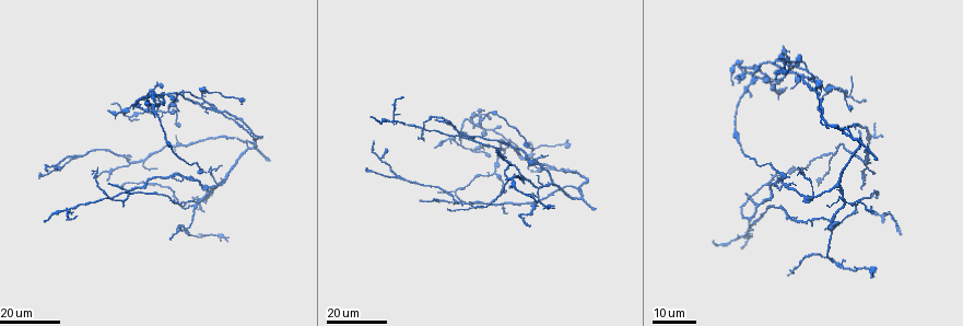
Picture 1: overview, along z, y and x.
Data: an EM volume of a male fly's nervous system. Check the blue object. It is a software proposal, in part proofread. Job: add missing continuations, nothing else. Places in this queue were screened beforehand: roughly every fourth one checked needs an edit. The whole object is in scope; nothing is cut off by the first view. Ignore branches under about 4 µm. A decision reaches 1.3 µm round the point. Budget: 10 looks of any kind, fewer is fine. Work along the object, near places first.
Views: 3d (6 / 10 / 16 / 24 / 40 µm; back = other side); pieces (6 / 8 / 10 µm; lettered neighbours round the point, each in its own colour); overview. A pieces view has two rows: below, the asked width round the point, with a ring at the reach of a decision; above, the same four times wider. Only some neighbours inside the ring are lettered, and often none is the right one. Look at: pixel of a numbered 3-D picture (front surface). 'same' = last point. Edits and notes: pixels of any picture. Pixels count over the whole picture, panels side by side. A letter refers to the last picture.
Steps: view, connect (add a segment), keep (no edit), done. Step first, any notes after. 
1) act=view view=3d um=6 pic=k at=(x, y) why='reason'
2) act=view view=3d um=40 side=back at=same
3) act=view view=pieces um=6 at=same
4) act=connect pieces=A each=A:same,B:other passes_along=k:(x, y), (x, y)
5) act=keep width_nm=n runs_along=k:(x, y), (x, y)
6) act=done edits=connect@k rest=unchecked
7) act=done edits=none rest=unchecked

act=view view=3d um=24 pic=1 at=(403, 98) why='end of a long branch'

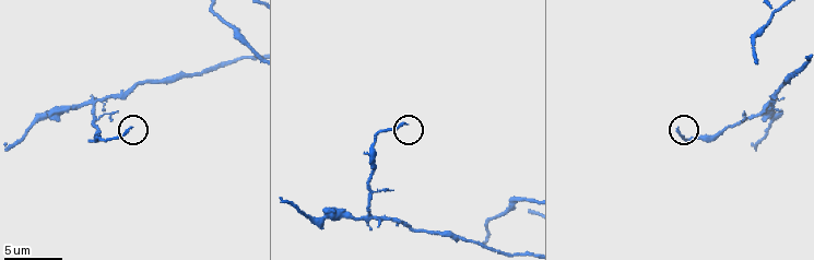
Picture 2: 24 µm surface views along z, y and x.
act=view view=pieces um=6 pic=2 at=(678, 127) why='see the neighbours'

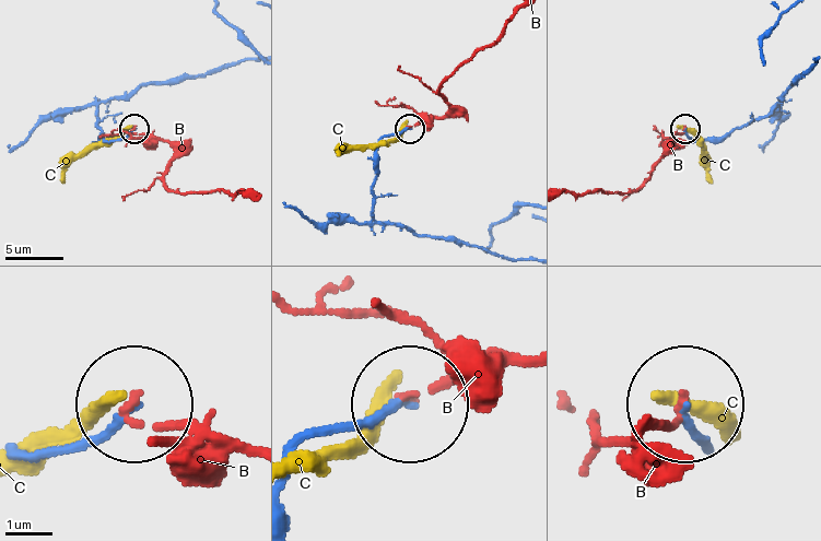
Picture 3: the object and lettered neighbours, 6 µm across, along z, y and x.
act=keep each=B:other,C:other runs_along=3:(162, 83), (100, 104), (102, 139), (133, 129) found='no lettered segment goes on from it'

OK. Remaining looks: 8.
act=view view=3d um=24 pic=1 at=(365, 168) why='branch stops here'

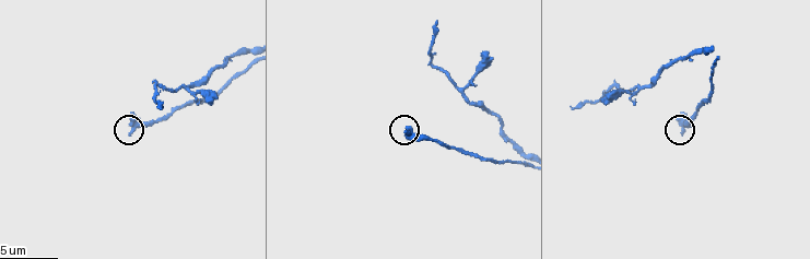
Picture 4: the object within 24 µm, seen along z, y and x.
act=view view=pieces um=6 pic=4 at=(130, 135)

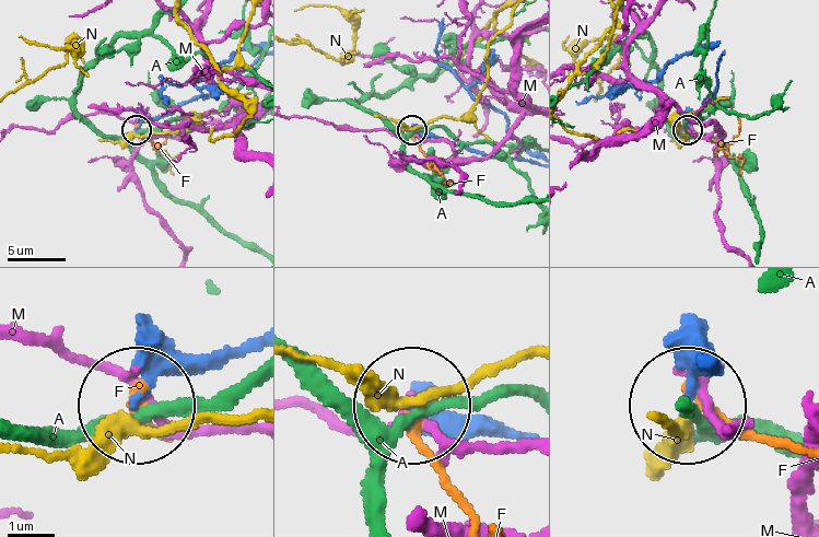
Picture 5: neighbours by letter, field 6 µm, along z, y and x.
act=keep width_nm=180 each=A:other,F:other,M:other,N:other runs_along=5:(246, 346), (187, 357), (144, 396) found='no lettered segment goes on from it'

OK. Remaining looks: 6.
act=view view=3d um=24 pic=1 at=(437, 191) why='an open end'

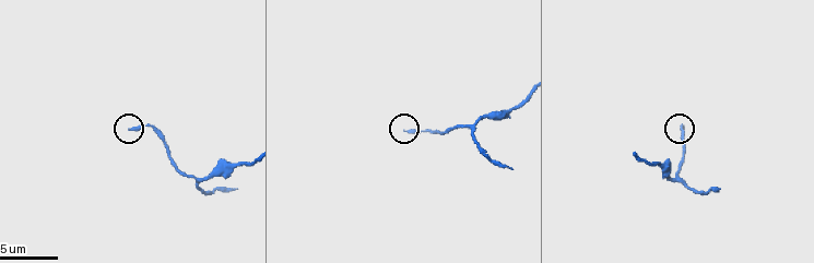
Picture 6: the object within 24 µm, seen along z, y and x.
act=view view=pieces um=6 pic=6 at=(406, 131) why='see the neighbours'

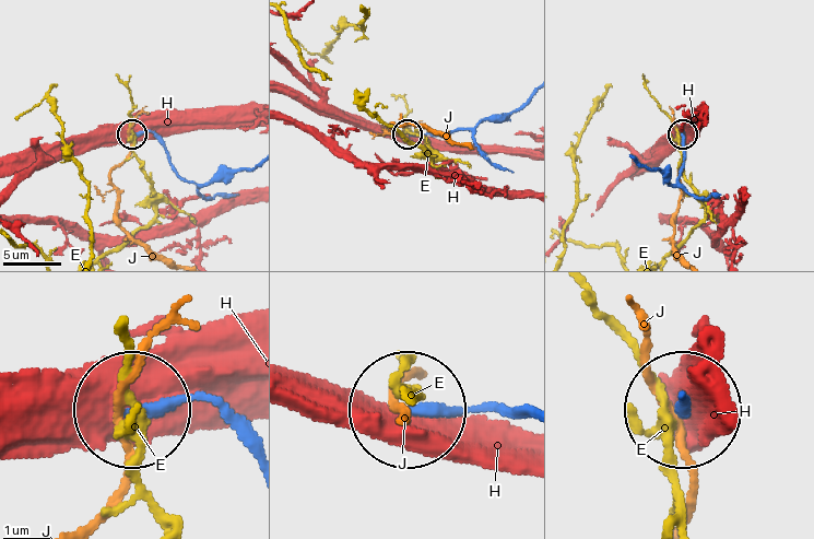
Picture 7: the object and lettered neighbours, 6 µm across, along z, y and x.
act=keep each=E:other,H:other,J:other found='no lettered segment goes on from it'

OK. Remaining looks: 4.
act=view view=3d um=24 pic=1 at=(97, 166) why='thin end'

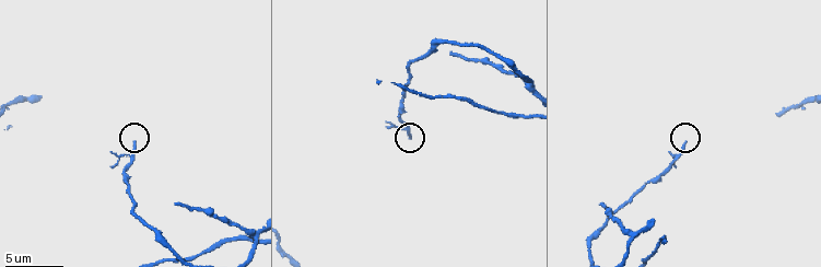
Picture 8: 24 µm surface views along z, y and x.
act=view view=3d um=10 pic=8 at=(411, 138)

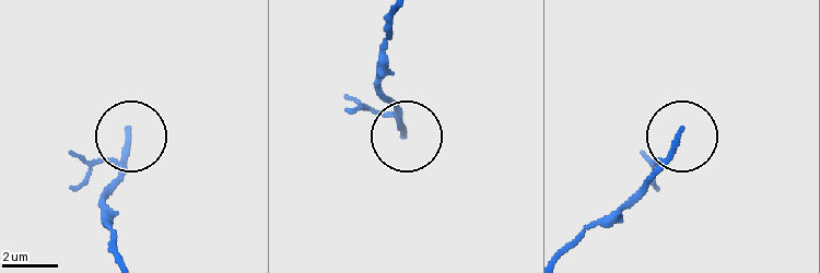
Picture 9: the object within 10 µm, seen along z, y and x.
act=view view=pieces um=10 pic=9 at=(400, 133)

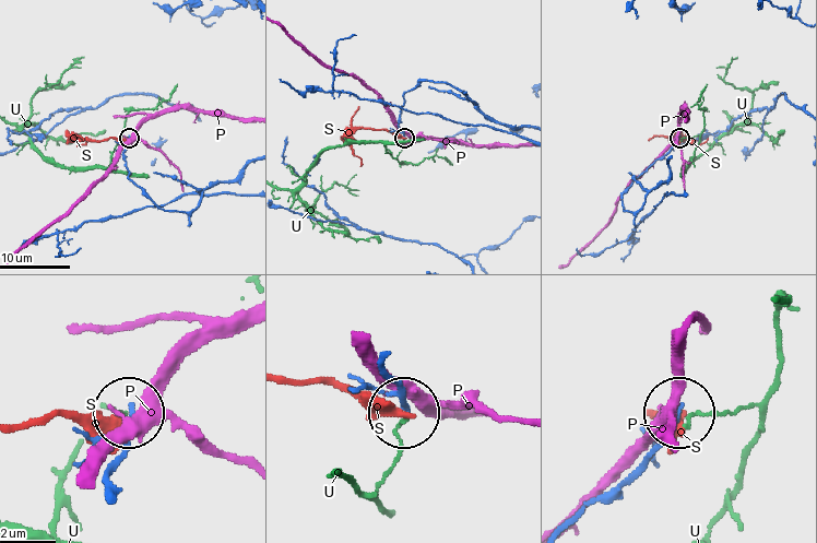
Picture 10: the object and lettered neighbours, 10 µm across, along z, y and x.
act=keep each=P:other,S:other,U:other runs_along=10:(560, 529), (646, 458), (678, 411) found='none of them fits'

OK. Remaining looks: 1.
act=done edits=none rest=unchecked

